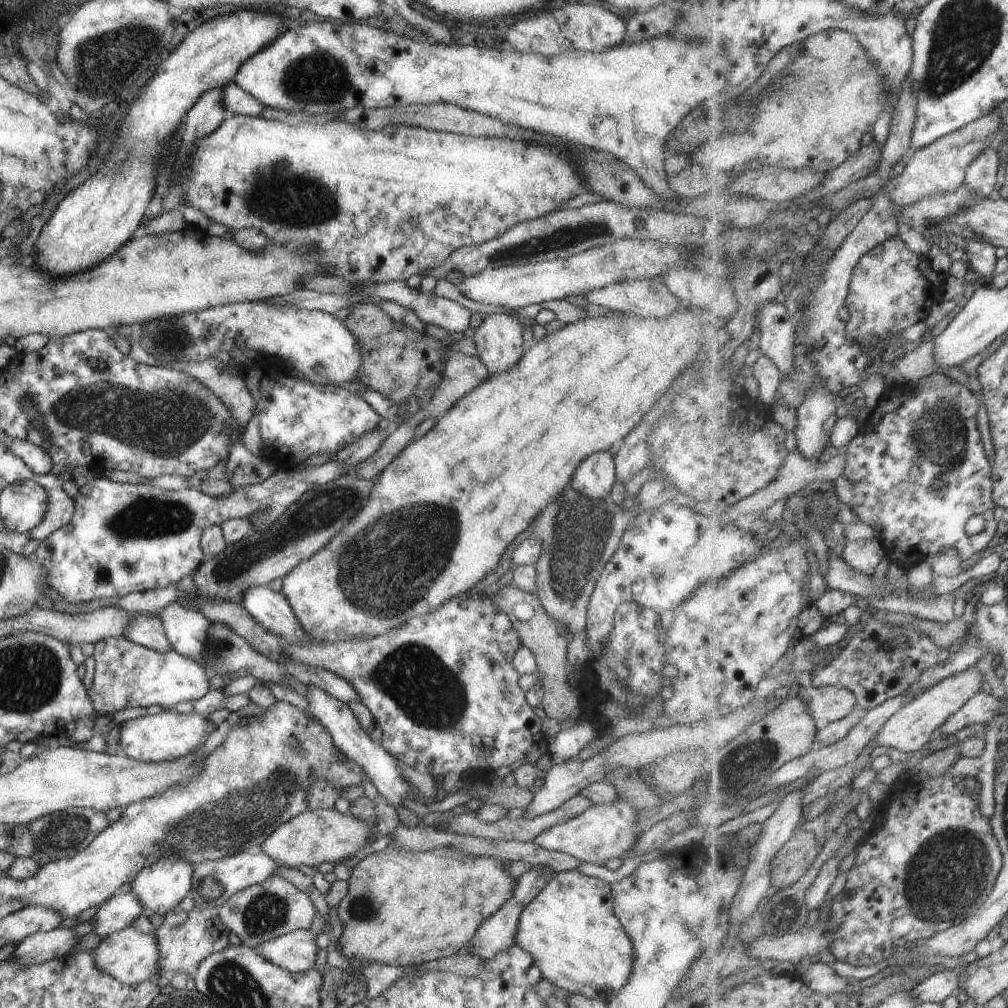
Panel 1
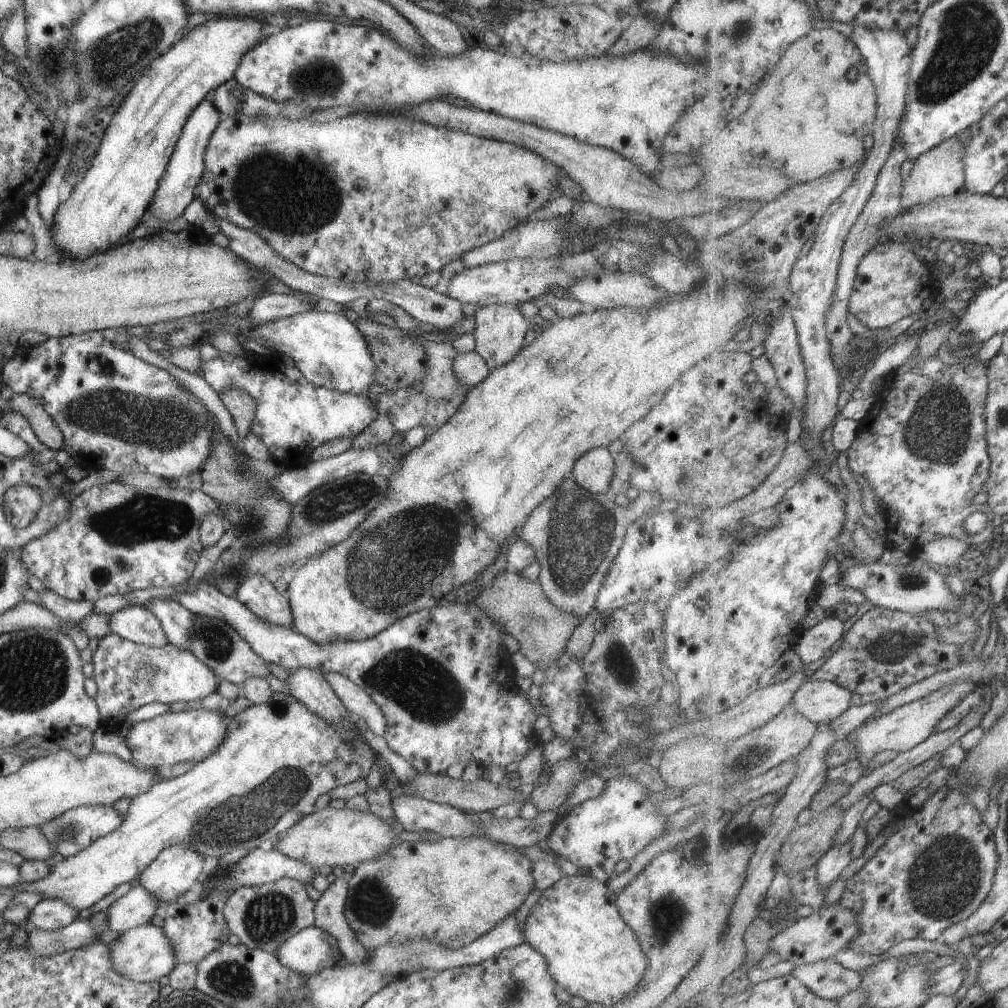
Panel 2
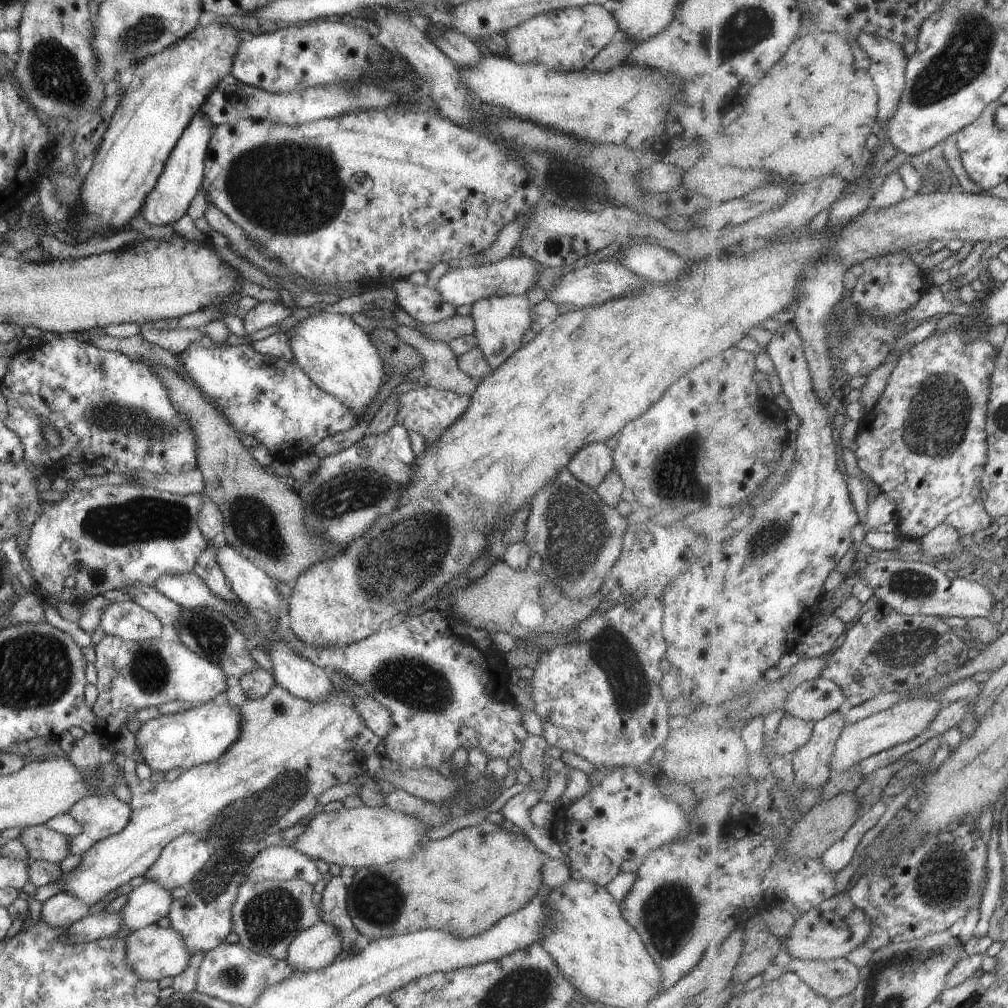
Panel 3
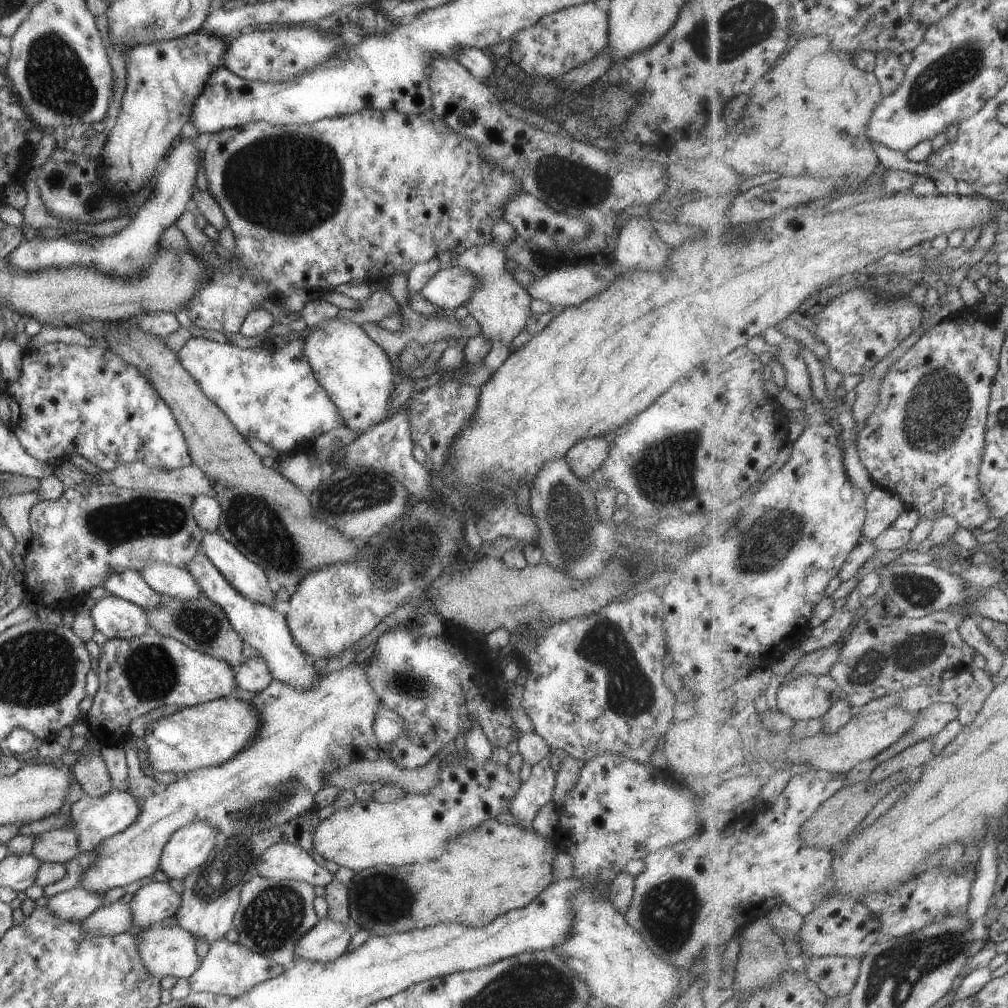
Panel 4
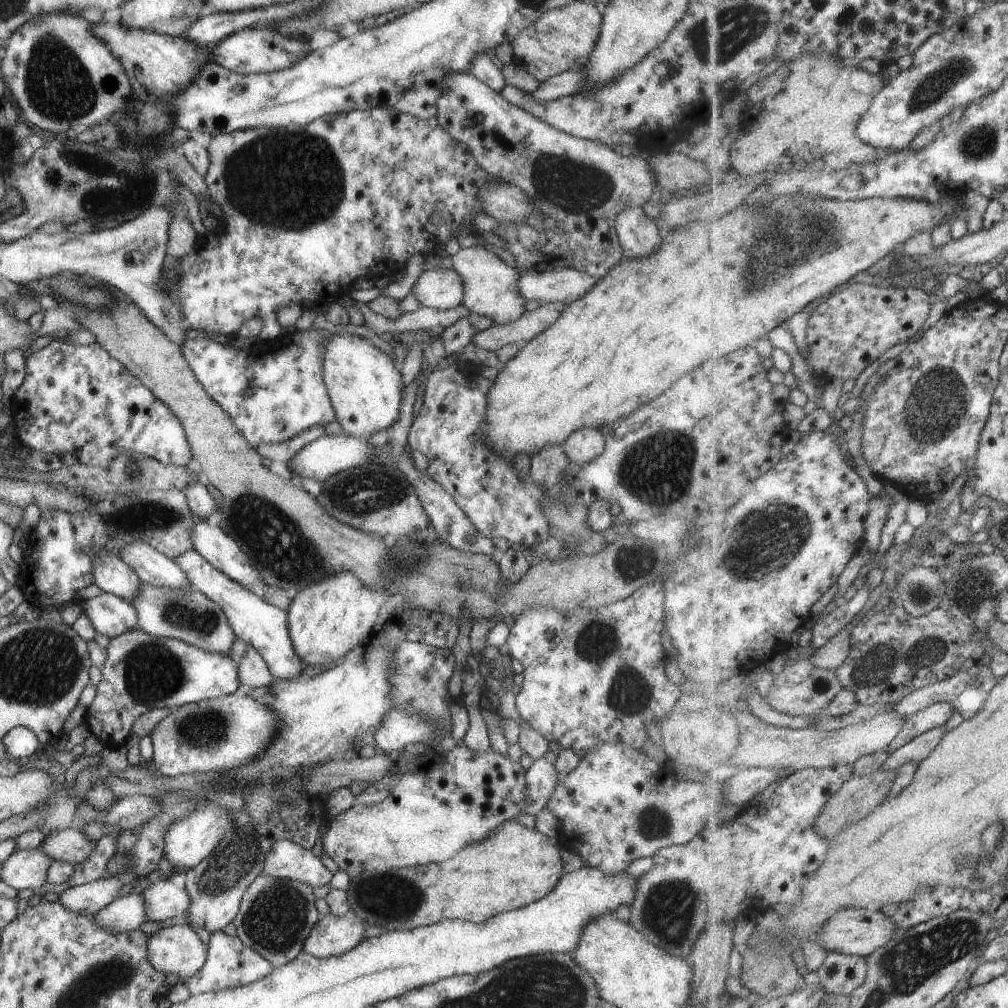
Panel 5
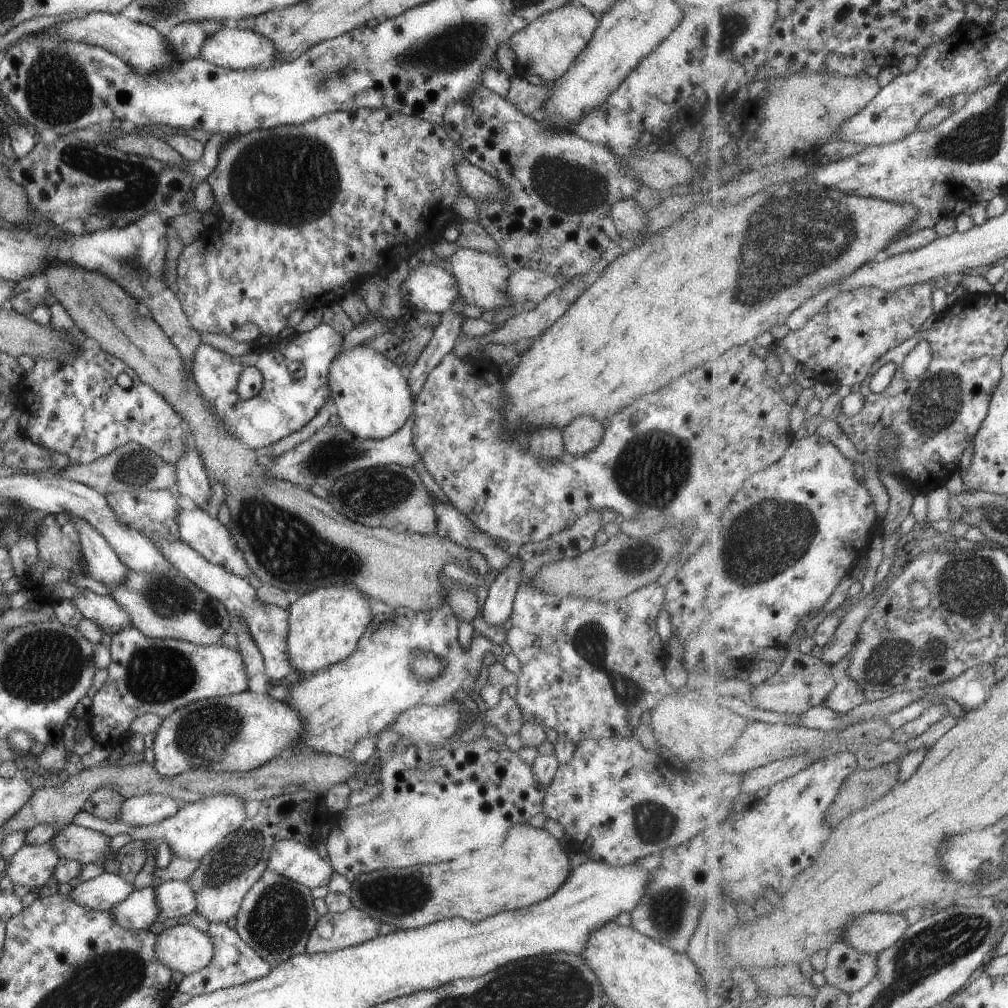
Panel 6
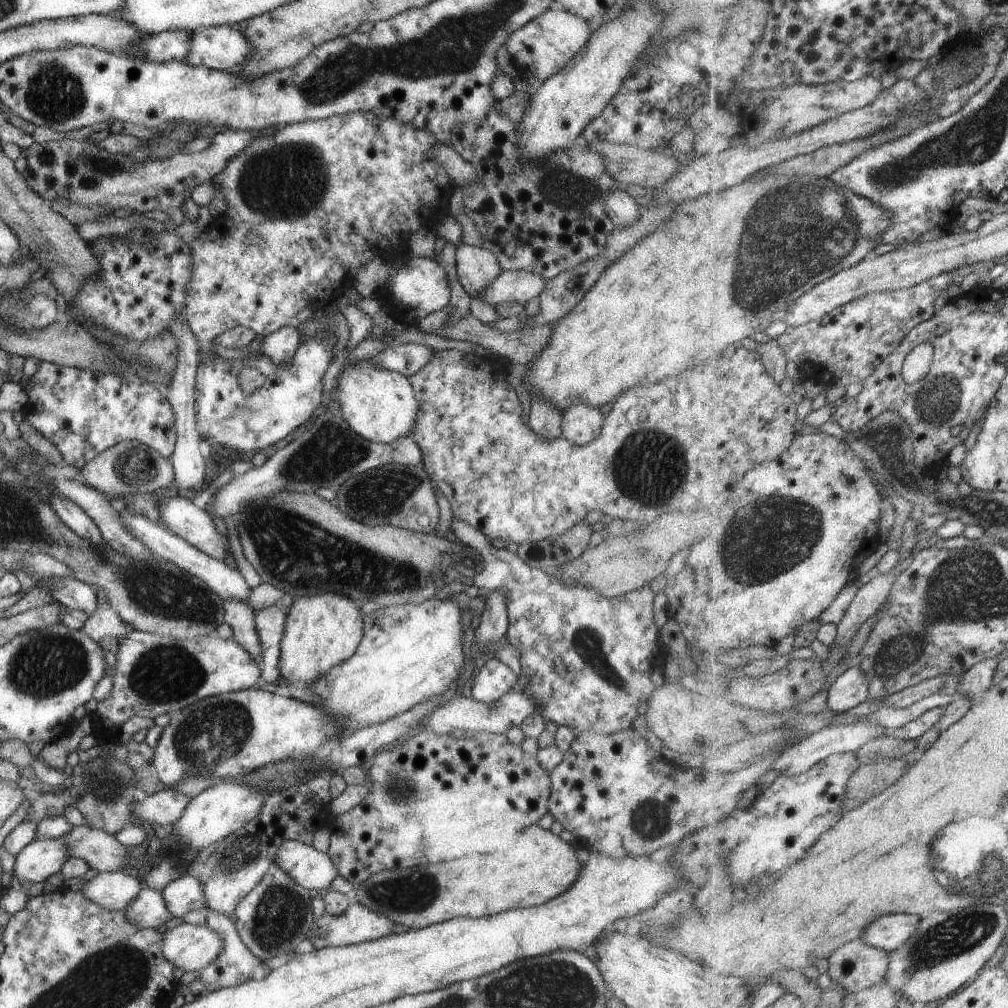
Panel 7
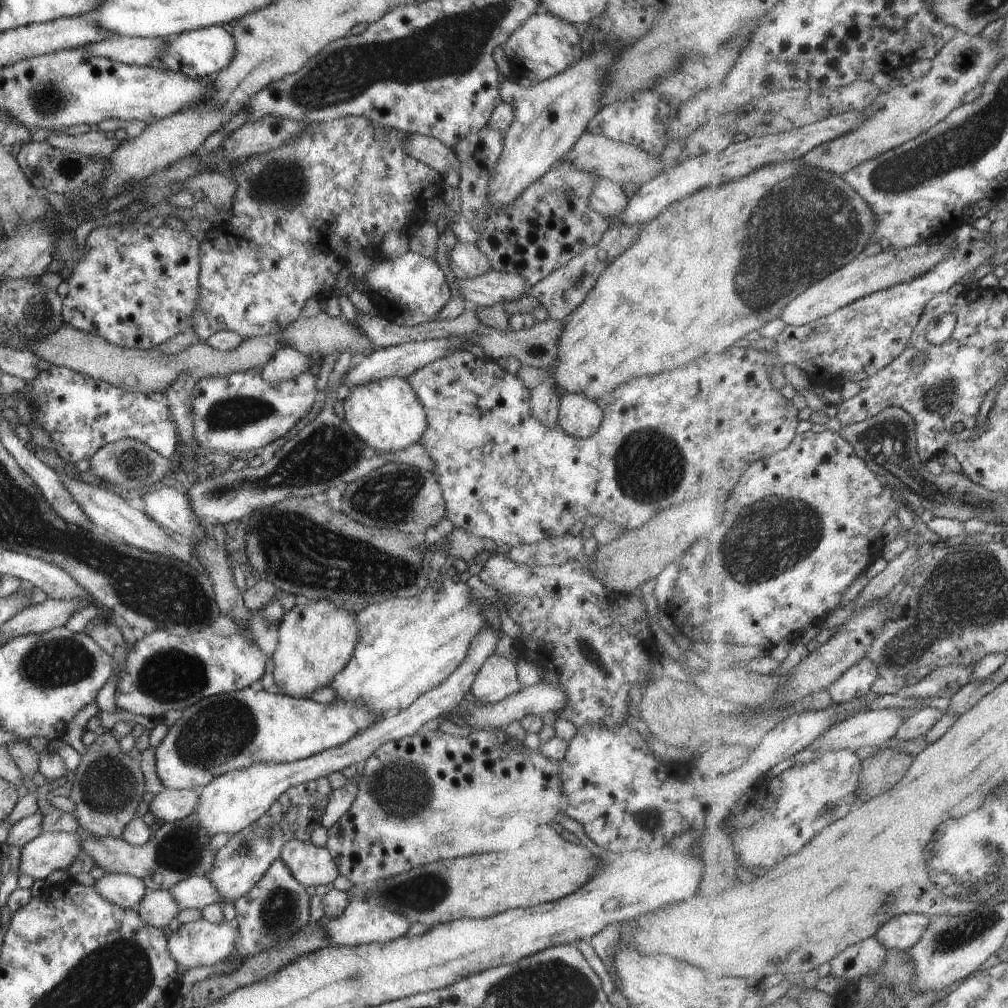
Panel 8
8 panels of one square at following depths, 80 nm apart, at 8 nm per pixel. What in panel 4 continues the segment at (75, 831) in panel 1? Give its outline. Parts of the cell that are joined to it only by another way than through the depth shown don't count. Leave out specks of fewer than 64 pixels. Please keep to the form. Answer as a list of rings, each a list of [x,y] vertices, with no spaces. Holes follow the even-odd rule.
[[[111,789],[99,798],[82,795],[71,806],[71,812],[69,812],[73,823],[75,823],[75,830],[77,830],[77,846],[79,846],[80,853],[89,852],[104,839],[106,840],[108,837],[122,832],[127,826],[131,826],[133,820],[138,818],[139,812],[141,812],[141,808],[139,808],[138,798],[131,796],[127,791],[118,792]]]

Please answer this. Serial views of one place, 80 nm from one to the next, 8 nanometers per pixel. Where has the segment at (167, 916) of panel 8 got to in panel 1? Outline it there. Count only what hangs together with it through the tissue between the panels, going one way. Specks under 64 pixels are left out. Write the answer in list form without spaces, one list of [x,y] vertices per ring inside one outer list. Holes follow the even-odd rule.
[[[56,927],[48,932],[37,932],[27,936],[10,955],[21,967],[31,967],[63,957],[79,938],[73,929]]]

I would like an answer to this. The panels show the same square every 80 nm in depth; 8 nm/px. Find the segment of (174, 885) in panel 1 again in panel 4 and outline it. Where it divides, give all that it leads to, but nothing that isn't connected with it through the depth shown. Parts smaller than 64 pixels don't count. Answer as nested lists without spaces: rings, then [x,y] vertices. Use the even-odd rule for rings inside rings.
[[[197,818],[171,834],[163,846],[157,869],[168,879],[184,879],[203,864],[219,839],[215,826]]]

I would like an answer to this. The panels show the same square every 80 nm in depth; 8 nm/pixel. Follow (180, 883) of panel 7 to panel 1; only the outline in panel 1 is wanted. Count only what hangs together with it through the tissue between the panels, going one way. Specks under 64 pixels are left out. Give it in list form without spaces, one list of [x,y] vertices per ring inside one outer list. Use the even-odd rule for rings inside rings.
[[[131,892],[114,894],[95,910],[92,917],[93,933],[103,938],[106,935],[130,927],[133,920],[142,914],[142,907]]]

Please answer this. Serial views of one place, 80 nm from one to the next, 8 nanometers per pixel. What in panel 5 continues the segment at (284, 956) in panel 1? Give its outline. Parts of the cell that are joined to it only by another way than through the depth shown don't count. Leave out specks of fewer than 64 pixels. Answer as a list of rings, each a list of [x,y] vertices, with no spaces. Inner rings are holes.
[[[351,910],[344,916],[327,914],[311,928],[301,951],[315,958],[340,954],[363,940],[367,927]]]

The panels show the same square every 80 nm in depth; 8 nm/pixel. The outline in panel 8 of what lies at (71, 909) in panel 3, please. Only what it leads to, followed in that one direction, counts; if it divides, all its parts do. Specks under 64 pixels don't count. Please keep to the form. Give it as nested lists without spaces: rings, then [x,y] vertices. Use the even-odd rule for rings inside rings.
[[[107,873],[95,879],[92,885],[99,896],[122,909],[132,909],[146,891],[139,878],[123,873]]]

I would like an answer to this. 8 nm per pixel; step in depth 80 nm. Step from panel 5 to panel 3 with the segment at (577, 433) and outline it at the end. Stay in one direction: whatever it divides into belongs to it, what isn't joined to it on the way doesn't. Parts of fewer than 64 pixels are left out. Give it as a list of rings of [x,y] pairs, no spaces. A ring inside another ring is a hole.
[[[603,442],[581,446],[567,462],[567,471],[581,483],[595,488],[612,470],[611,450]]]

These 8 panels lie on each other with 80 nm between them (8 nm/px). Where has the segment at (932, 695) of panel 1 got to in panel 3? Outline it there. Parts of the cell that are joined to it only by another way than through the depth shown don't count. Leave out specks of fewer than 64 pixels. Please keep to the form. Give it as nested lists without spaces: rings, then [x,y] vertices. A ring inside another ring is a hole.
[[[935,698],[915,700],[915,702],[901,702],[893,708],[869,716],[861,722],[848,724],[843,730],[842,736],[837,740],[837,744],[835,744],[835,752],[833,752],[833,758],[831,758],[833,774],[851,771],[859,762],[921,736],[929,728],[929,724],[937,718],[942,706],[941,702],[935,700]]]

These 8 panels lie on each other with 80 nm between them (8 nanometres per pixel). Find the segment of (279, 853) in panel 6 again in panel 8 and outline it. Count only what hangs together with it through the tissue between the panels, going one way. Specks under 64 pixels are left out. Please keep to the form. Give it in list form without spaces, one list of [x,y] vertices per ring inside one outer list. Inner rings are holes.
[[[297,839],[288,840],[283,843],[278,858],[287,865],[293,878],[301,886],[315,887],[319,884],[330,886],[332,880],[335,880],[339,874],[338,868],[326,847],[318,847],[311,842],[298,841]]]

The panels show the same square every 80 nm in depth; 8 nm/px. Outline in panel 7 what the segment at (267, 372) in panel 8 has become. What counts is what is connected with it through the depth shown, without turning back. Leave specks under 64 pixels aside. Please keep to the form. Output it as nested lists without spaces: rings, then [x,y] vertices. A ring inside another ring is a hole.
[[[293,325],[283,326],[276,332],[265,336],[261,340],[261,353],[269,358],[273,366],[285,366],[291,364],[295,348],[297,346],[297,336]]]

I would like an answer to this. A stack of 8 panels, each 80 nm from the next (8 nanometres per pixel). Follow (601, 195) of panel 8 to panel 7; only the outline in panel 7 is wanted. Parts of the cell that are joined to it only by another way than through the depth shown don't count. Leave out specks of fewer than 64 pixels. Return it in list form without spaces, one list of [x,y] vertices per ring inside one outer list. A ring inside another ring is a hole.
[[[619,186],[609,190],[603,210],[614,227],[621,227],[633,224],[640,216],[641,207]]]

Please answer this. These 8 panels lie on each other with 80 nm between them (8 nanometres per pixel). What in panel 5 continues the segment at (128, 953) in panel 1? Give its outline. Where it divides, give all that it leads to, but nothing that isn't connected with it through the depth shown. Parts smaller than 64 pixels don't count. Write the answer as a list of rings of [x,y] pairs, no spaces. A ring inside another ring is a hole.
[[[187,924],[161,928],[147,937],[147,960],[165,974],[177,974],[180,980],[202,968],[207,946]]]

